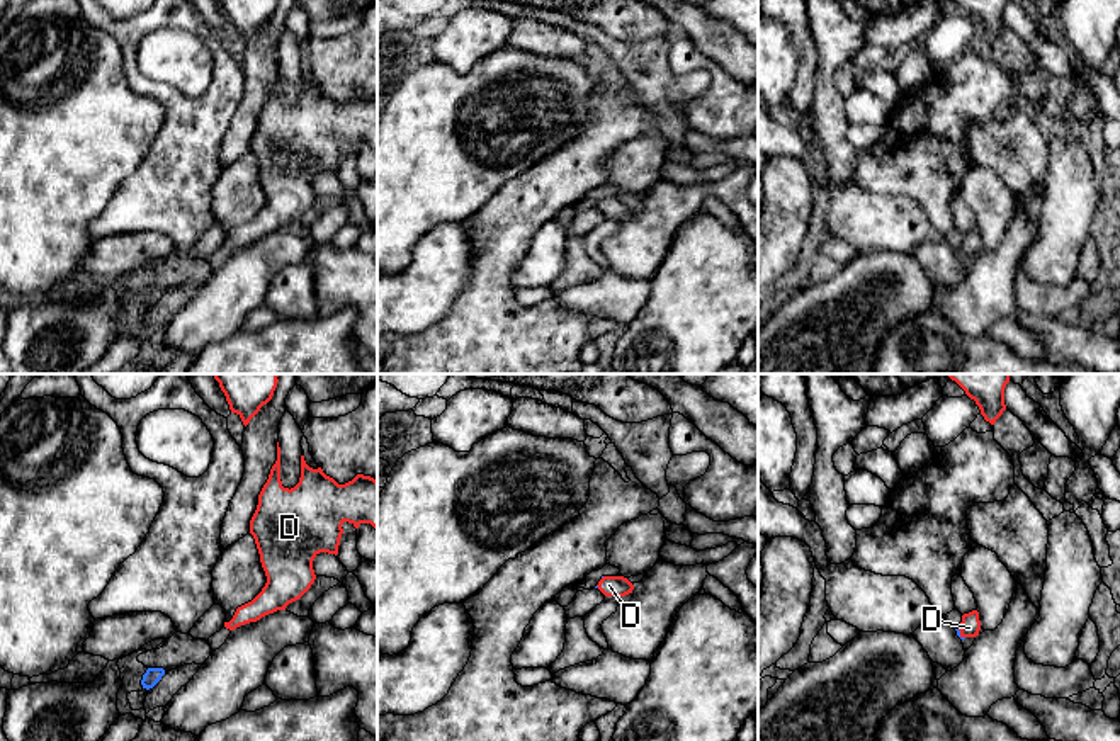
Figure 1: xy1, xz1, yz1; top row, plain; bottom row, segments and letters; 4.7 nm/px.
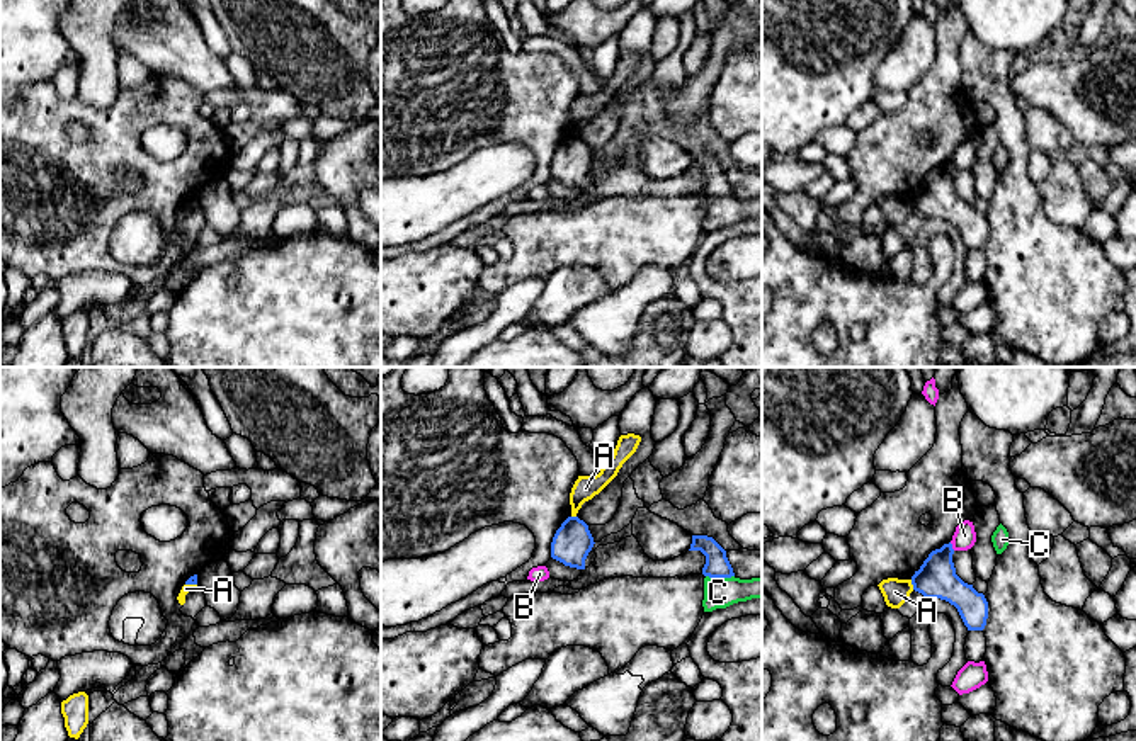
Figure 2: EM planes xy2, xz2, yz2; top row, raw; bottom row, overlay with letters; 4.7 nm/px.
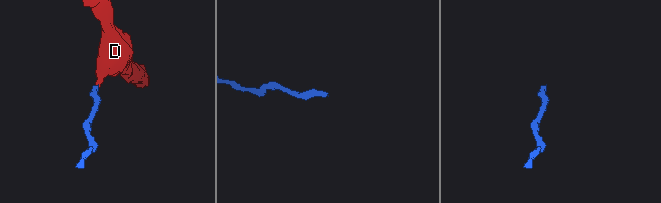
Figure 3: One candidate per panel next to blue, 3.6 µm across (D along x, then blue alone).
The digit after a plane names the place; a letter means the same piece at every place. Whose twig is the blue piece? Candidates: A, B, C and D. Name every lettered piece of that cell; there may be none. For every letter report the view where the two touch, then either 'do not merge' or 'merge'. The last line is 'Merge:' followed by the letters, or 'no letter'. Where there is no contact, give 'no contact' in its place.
A: contact in yz2; do not merge
B: contact in yz2; do not merge
C: contact in xz2; do not merge
D: contact in yz1; merge
Merge: D

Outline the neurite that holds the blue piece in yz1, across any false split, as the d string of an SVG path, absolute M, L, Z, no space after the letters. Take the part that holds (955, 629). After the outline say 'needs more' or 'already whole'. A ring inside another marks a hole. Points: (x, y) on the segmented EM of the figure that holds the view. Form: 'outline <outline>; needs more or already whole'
outline M972 610L962 615L960 627L955 629L957 636L964 641L965 637L976 637L981 631L979 612Z; needs more

